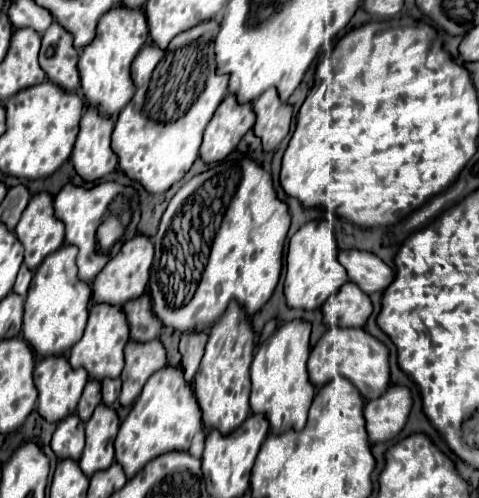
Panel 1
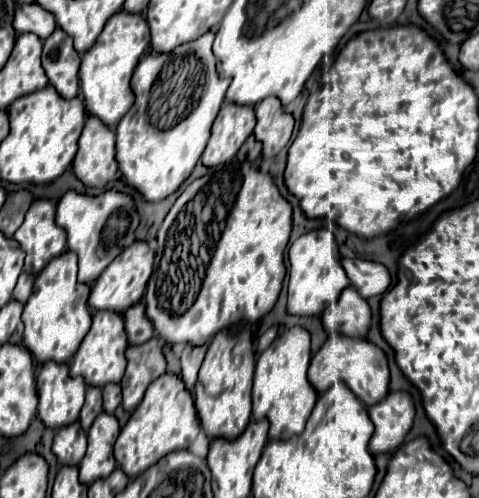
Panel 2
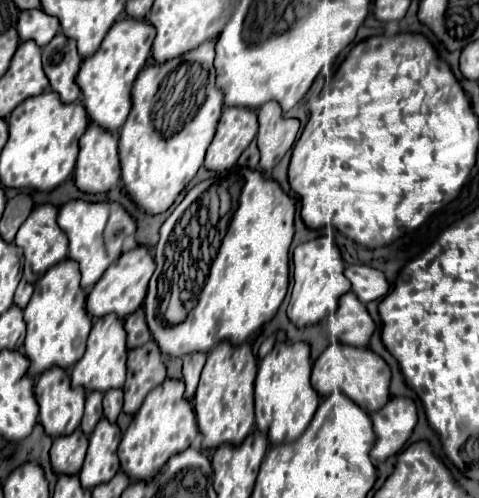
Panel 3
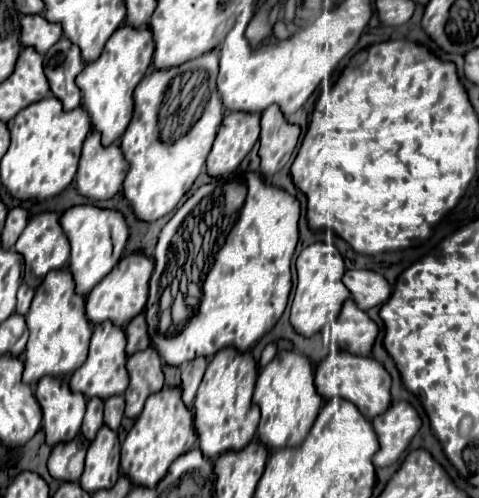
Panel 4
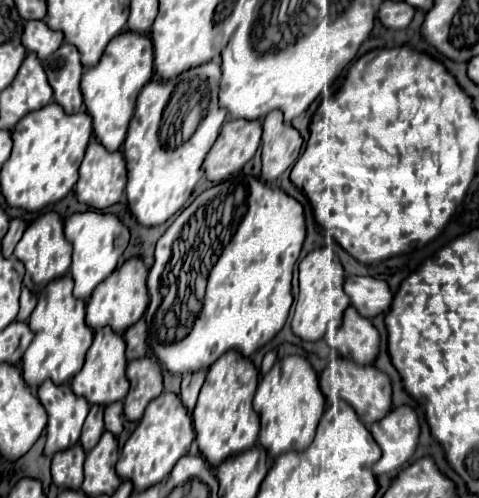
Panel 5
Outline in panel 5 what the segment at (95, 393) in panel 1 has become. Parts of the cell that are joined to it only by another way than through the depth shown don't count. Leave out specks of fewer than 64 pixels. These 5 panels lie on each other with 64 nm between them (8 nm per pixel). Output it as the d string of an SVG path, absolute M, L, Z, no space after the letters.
M94 404L90 408L90 414L84 422L84 430L82 430L82 436L80 436L80 444L82 444L84 452L90 452L98 444L102 432L104 432L104 408Z

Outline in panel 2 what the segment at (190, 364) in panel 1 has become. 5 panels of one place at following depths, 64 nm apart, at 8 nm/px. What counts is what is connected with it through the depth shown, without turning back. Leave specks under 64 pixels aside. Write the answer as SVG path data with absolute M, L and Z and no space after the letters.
M184 346L184 350L182 350L182 380L188 388L188 392L194 390L204 354L206 354L206 346Z

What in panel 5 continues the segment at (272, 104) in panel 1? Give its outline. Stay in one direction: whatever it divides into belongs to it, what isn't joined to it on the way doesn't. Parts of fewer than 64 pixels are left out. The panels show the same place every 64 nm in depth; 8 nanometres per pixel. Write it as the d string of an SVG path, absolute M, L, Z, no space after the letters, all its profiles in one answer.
M270 112L262 134L262 180L274 182L290 170L302 150L302 136L290 124L284 124L280 112Z

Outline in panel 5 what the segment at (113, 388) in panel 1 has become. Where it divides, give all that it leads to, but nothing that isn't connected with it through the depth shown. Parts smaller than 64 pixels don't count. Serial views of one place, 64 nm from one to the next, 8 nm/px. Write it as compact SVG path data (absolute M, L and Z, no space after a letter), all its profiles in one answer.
M114 402L114 404L106 406L106 412L104 412L104 422L106 422L106 430L108 430L108 432L112 432L114 436L120 436L122 428L124 428L122 402Z

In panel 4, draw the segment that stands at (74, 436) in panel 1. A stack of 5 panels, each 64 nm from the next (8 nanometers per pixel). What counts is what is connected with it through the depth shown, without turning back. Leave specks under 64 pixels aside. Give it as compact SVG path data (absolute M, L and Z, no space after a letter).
M82 434L68 444L54 446L48 460L48 470L52 478L60 482L78 482L82 476L86 450L88 450L88 442L84 440Z

